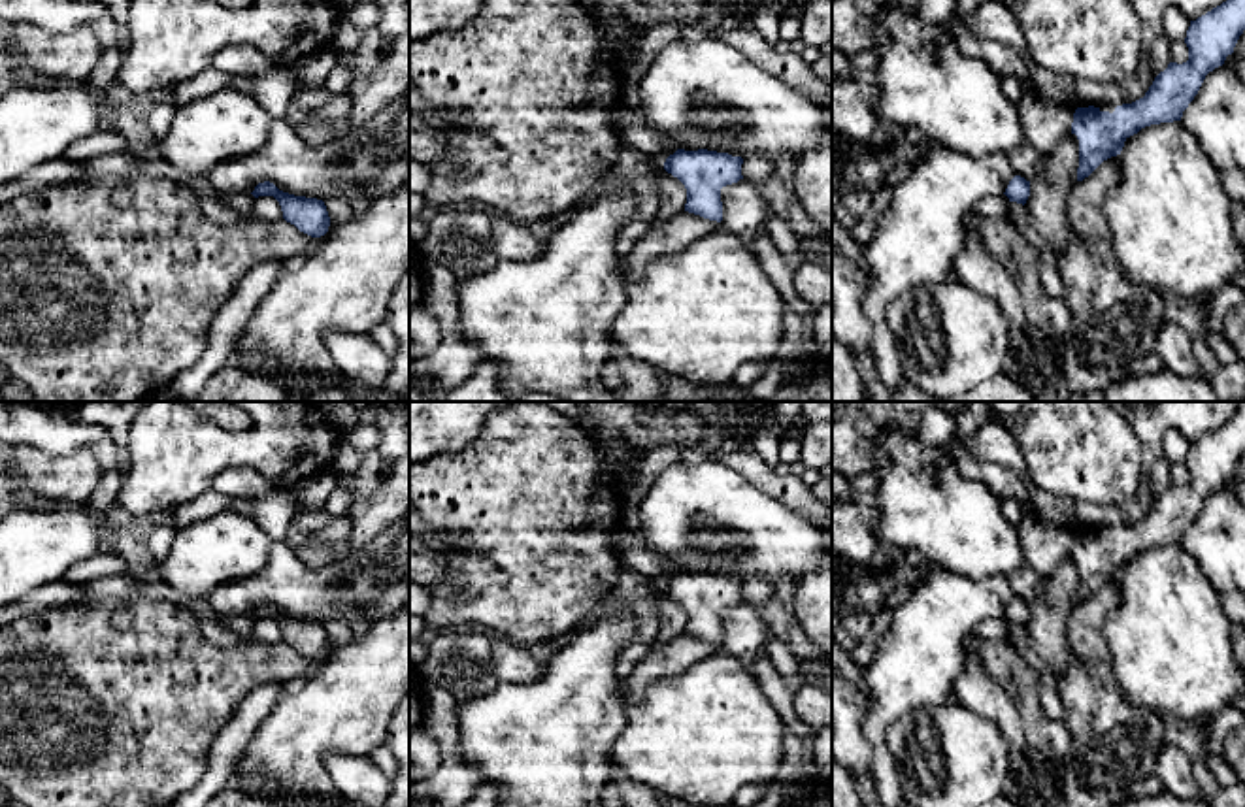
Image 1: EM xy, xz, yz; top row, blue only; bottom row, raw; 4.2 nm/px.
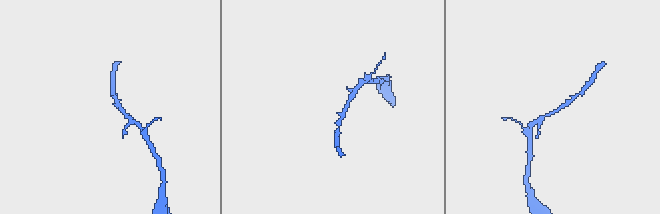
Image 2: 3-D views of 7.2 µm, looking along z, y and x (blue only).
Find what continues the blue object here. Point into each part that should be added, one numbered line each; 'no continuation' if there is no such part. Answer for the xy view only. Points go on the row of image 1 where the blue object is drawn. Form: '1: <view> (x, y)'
no continuation

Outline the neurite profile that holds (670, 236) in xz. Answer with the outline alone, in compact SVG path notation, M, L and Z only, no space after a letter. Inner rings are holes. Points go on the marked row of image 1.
M681 211L670 219L656 219L622 262L626 275L638 281L649 262L670 258L707 234L724 230L722 222Z

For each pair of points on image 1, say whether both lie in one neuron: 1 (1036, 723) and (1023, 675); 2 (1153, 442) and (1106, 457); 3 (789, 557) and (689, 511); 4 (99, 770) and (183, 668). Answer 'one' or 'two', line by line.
1: one
2: two
3: one
4: one

